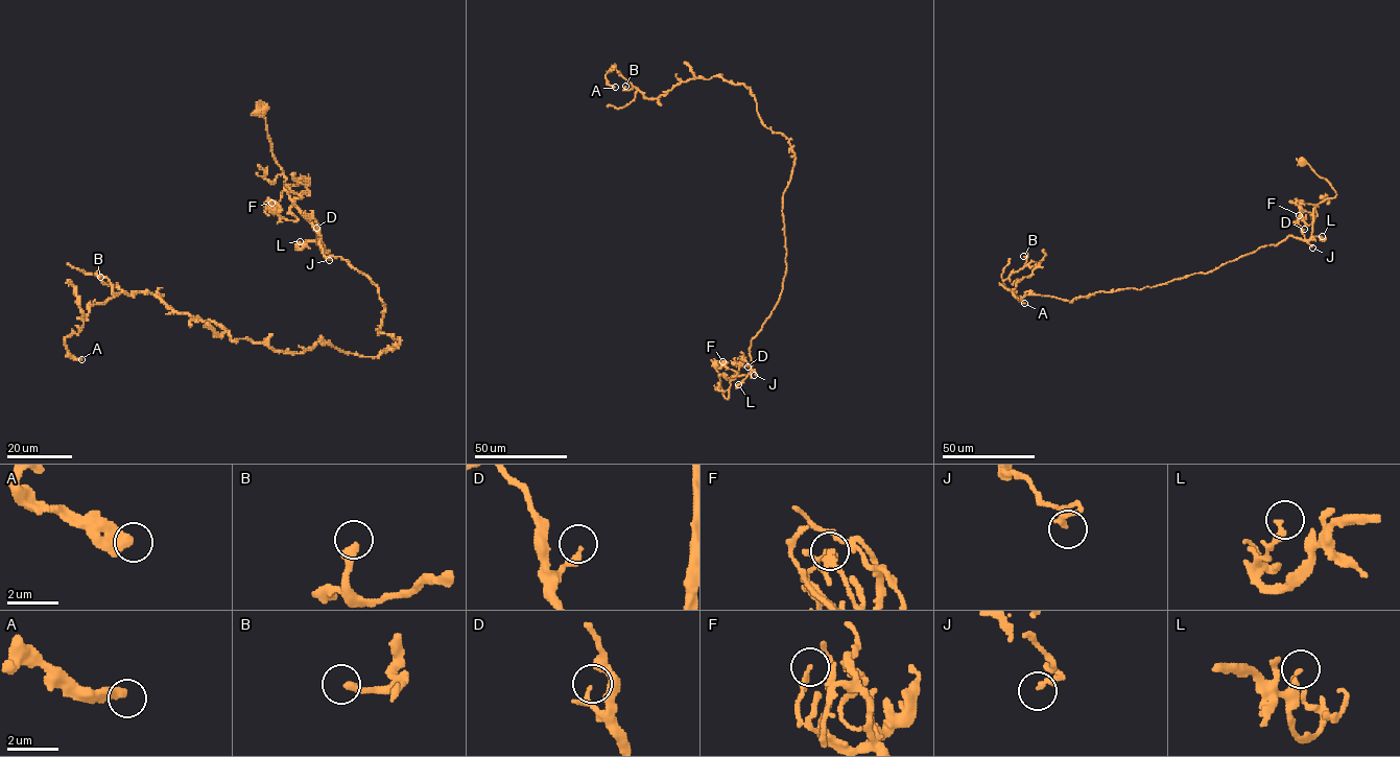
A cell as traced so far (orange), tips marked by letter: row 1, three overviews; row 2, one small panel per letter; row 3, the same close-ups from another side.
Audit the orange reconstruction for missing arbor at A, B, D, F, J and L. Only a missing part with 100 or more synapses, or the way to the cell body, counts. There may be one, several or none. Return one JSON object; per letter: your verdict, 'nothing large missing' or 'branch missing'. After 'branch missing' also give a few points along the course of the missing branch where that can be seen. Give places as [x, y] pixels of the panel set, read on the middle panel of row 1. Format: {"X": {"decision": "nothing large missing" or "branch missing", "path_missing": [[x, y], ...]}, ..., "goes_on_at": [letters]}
{"A": {"decision": "nothing large missing"}, "B": {"decision": "nothing large missing"}, "D": {"decision": "nothing large missing"}, "F": {"decision": "nothing large missing"}, "J": {"decision": "nothing large missing"}, "L": {"decision": "nothing large missing"}, "goes_on_at": []}

